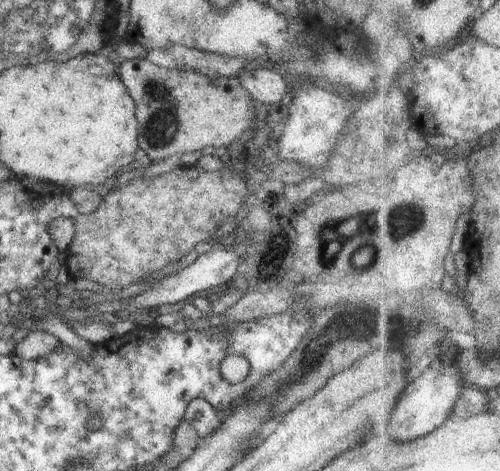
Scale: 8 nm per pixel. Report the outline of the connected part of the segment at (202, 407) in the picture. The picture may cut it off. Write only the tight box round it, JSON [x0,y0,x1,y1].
[183,399,221,441]

